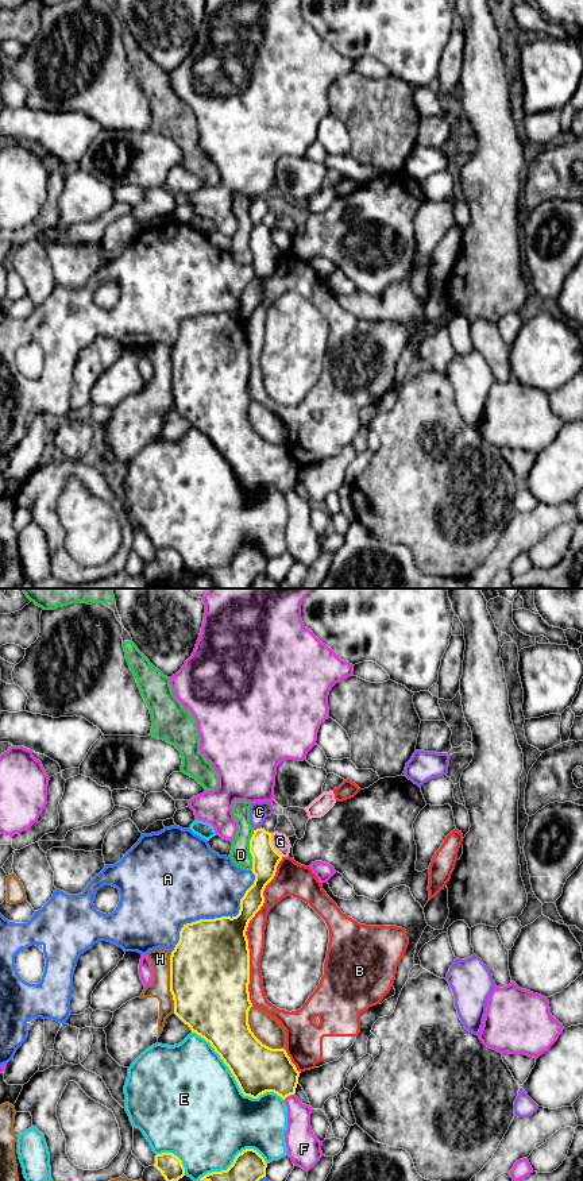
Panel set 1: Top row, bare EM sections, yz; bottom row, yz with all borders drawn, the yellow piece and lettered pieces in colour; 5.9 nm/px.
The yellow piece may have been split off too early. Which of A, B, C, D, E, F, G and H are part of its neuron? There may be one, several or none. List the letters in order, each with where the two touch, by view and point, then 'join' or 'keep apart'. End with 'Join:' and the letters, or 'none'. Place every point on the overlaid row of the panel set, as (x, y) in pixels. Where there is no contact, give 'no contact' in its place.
A: yz (219, 918) | keep apart
B: yz (246, 930) | keep apart
C: yz (257, 829) | keep apart
D: yz (250, 850) | keep apart
E: yz (235, 1079) | keep apart
F: yz (288, 1095) | keep apart
G: yz (271, 845) | keep apart
H: yz (170, 983) | keep apart
Join: none

